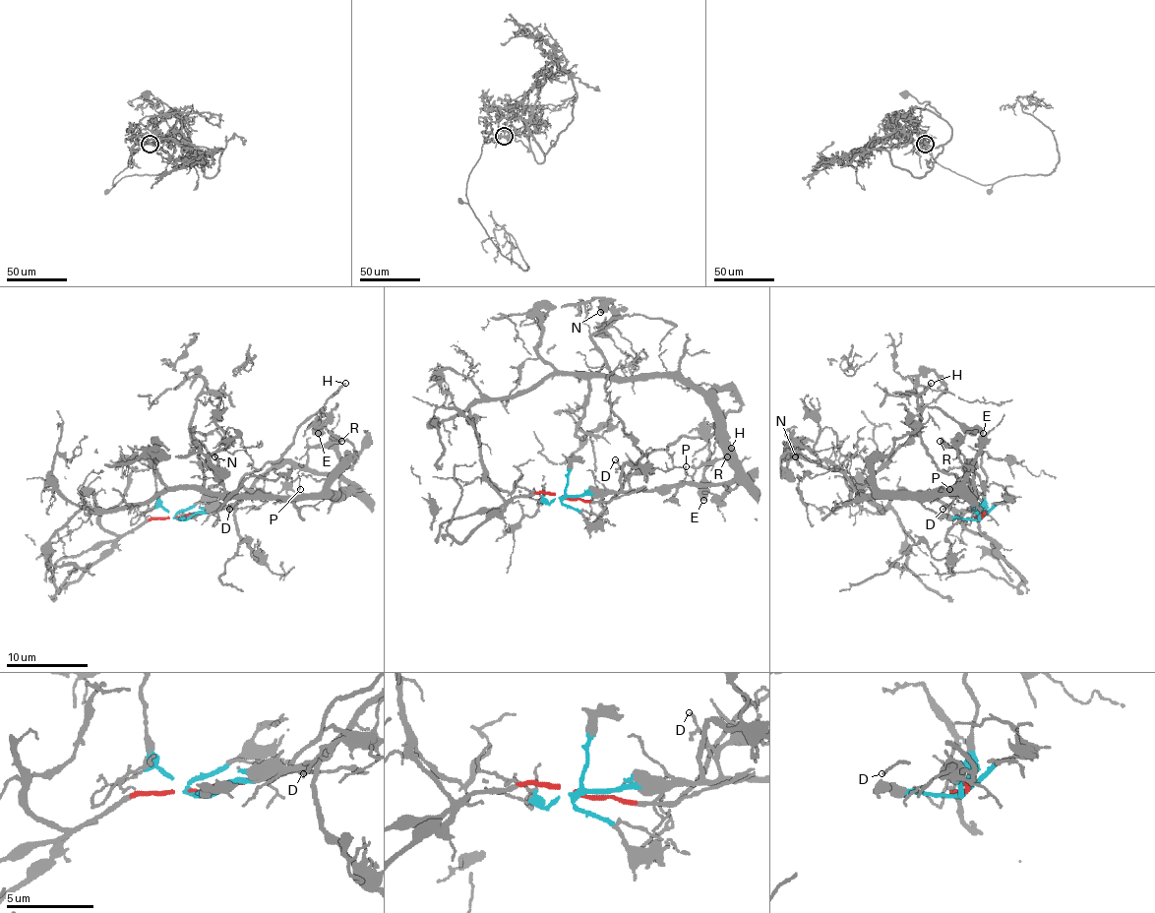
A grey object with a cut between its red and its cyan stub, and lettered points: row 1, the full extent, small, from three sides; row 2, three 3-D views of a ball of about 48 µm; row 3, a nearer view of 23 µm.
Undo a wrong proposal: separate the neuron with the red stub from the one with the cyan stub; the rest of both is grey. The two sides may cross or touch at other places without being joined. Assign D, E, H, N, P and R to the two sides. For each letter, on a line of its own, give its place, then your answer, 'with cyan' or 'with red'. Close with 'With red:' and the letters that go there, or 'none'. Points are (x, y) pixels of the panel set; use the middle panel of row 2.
D: place (615, 459); with cyan
E: place (703, 500); with red
H: place (731, 448); with red
N: place (600, 312); with cyan
P: place (686, 466); with cyan
R: place (727, 456); with cyan
With red: E, H

